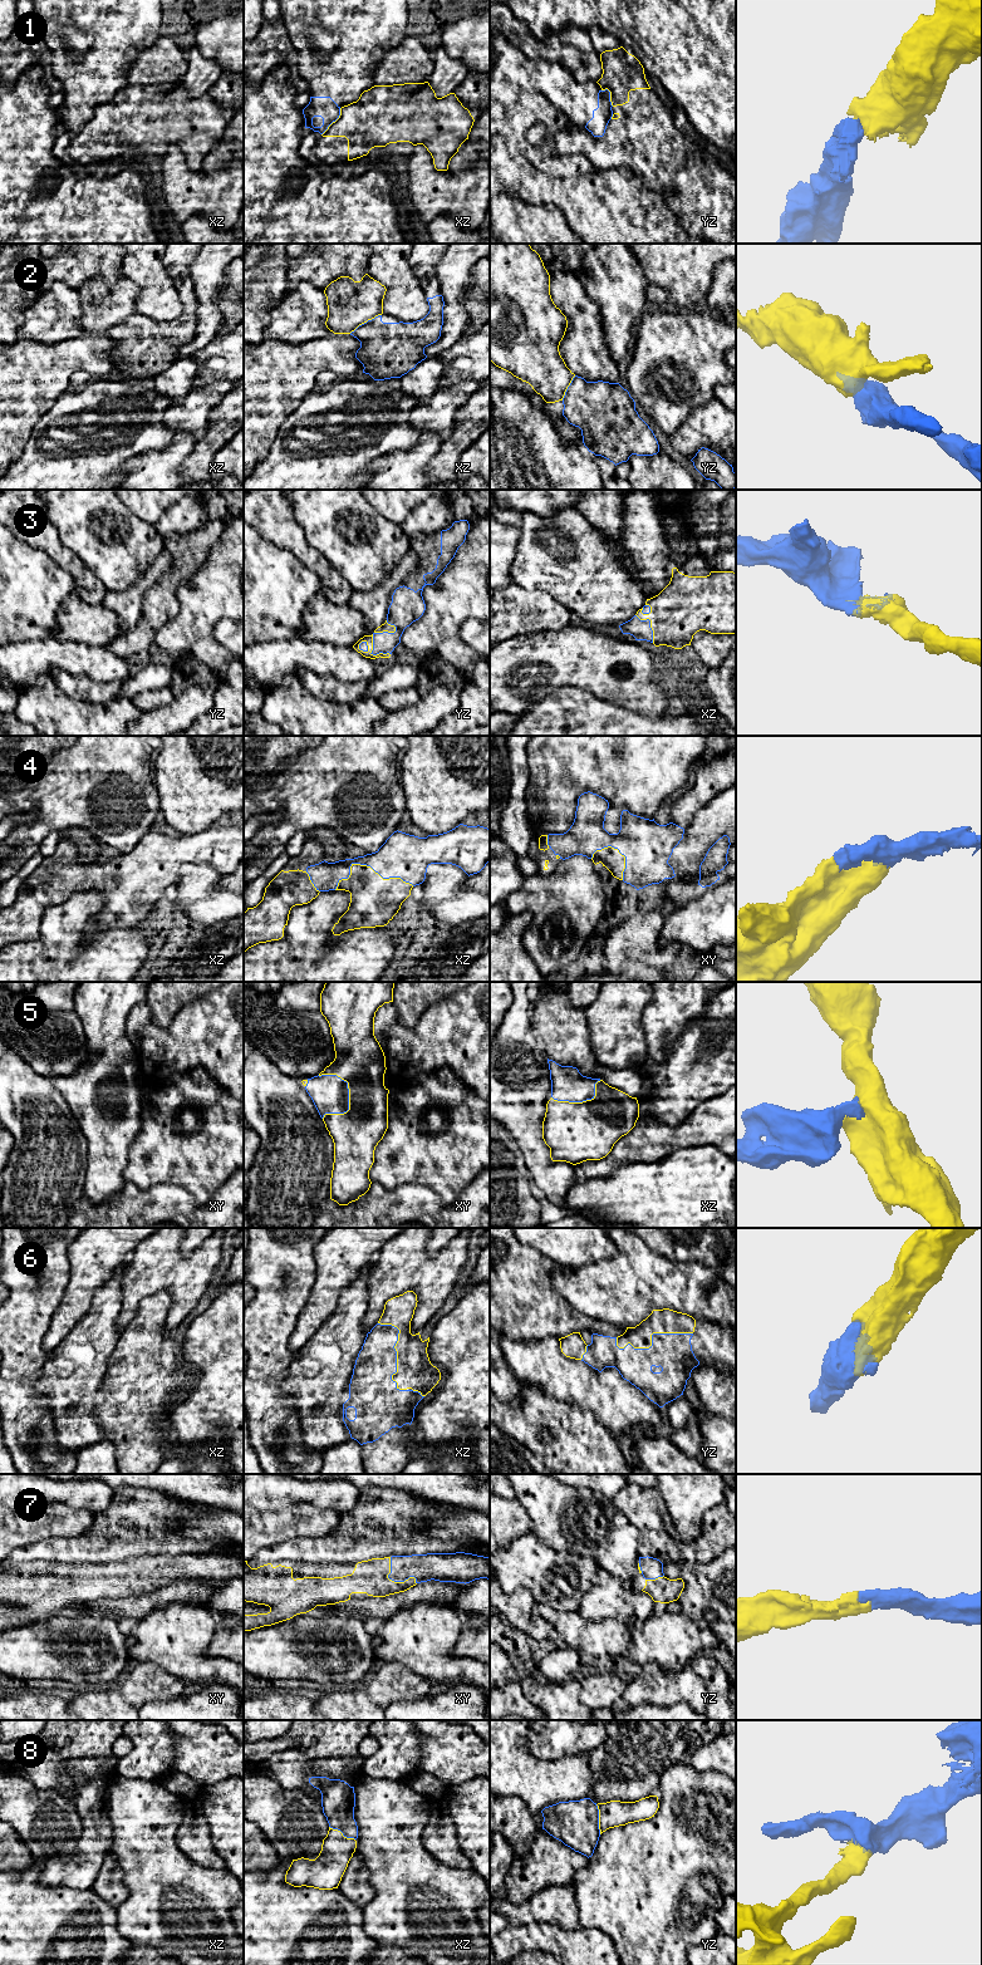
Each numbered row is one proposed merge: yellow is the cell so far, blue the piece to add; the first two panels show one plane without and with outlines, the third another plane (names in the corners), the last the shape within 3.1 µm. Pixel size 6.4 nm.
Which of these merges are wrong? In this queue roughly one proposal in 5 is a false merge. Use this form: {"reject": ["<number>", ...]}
{"reject": ["1", "2"]}

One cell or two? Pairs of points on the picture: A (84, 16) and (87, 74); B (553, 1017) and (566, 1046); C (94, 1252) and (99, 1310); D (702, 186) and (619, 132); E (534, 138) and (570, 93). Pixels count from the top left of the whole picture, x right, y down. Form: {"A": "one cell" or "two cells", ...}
{"A": "one cell", "B": "one cell", "C": "two cells", "D": "one cell", "E": "two cells"}

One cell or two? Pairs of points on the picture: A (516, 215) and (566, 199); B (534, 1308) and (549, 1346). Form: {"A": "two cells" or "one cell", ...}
{"A": "two cells", "B": "two cells"}

